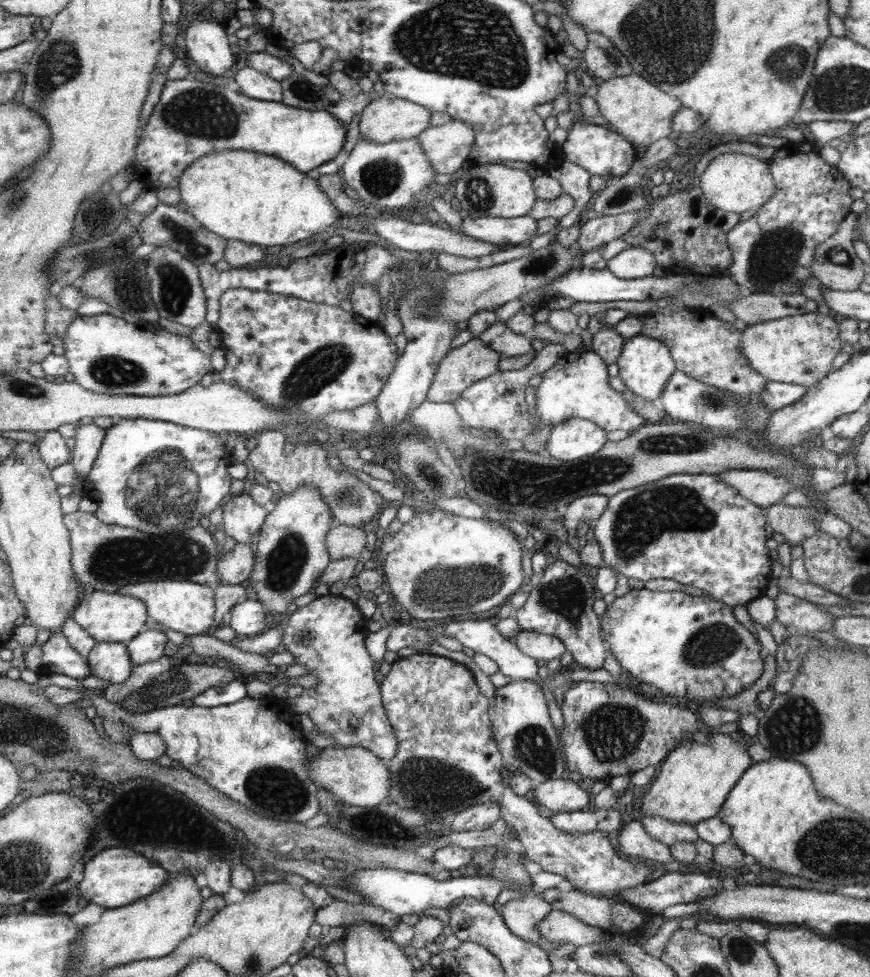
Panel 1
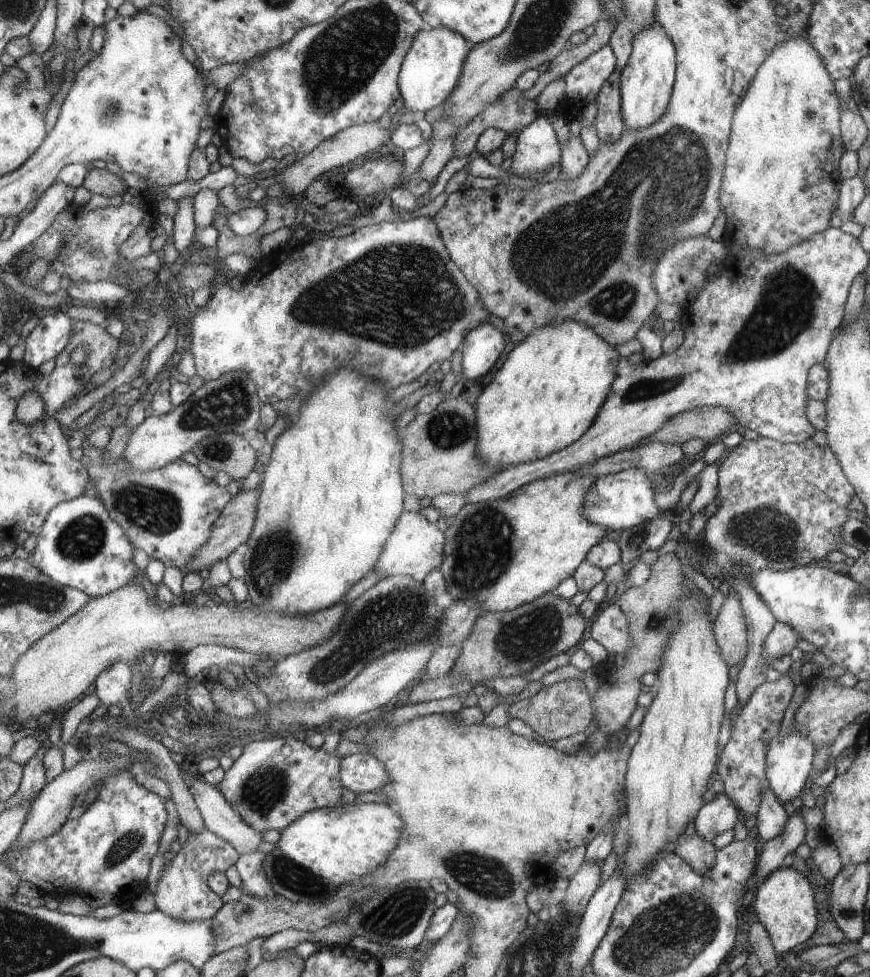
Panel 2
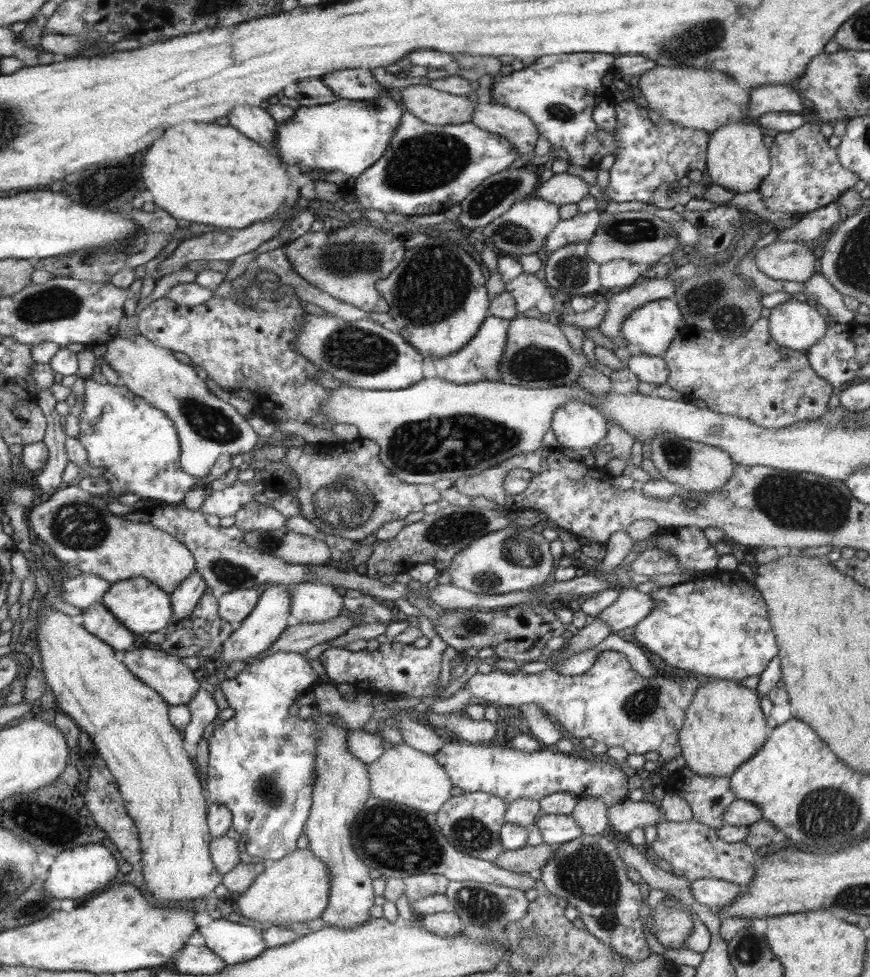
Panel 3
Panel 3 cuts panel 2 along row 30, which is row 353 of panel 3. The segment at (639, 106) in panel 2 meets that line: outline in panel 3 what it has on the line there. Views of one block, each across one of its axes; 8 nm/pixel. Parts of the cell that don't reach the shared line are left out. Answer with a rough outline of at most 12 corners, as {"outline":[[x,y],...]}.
{"outline":[[671,298],[633,310],[626,345],[663,357],[685,328]]}

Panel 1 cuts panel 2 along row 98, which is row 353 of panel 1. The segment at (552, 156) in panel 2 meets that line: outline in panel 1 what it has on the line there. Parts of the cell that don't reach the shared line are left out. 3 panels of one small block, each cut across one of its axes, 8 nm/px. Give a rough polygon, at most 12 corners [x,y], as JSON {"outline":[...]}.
{"outline":[[588,344],[536,389],[539,424],[570,419],[637,431],[646,423],[608,383]]}

